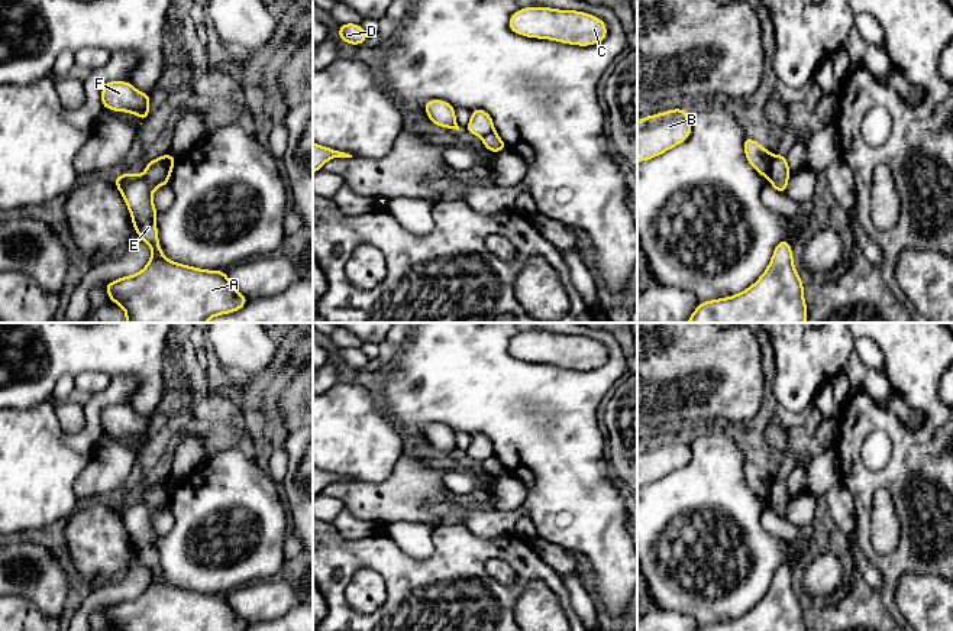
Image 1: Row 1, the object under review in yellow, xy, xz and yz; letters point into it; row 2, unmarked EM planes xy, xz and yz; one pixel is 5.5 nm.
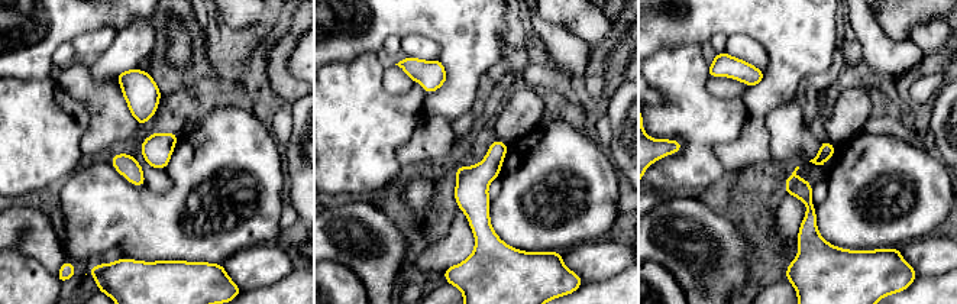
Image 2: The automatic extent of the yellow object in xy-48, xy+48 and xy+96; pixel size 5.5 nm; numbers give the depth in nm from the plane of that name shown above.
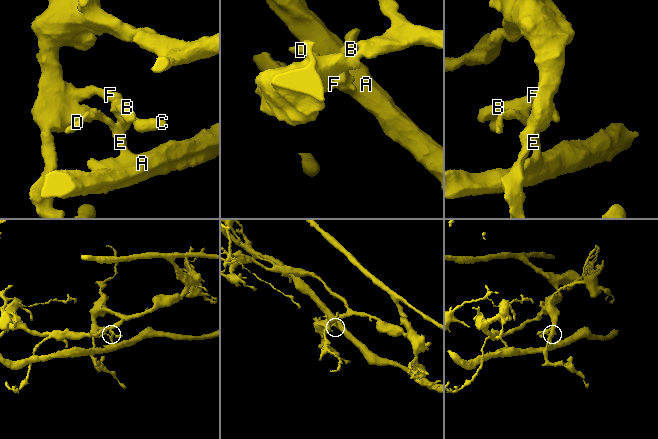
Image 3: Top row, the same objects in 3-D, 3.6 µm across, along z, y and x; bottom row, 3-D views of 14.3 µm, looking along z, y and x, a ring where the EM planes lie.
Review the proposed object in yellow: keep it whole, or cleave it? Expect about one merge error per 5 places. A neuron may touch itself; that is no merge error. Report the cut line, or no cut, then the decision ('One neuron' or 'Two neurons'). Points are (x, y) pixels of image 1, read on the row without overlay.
Split along xy (170, 478), (165, 486), (165, 497), (160, 502), (144, 501). Two neurons

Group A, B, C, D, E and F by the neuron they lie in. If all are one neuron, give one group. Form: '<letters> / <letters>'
A D E / B C F

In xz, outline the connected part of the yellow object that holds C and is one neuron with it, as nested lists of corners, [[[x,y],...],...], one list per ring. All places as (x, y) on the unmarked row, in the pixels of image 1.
[[[536,330],[513,337],[508,352],[527,362],[552,363],[579,370],[603,366],[607,360],[604,344],[592,339]]]

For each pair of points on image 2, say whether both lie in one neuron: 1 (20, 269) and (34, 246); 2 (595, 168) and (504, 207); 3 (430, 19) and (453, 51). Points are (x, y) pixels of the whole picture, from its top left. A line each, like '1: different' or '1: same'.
1: different
2: same
3: same

